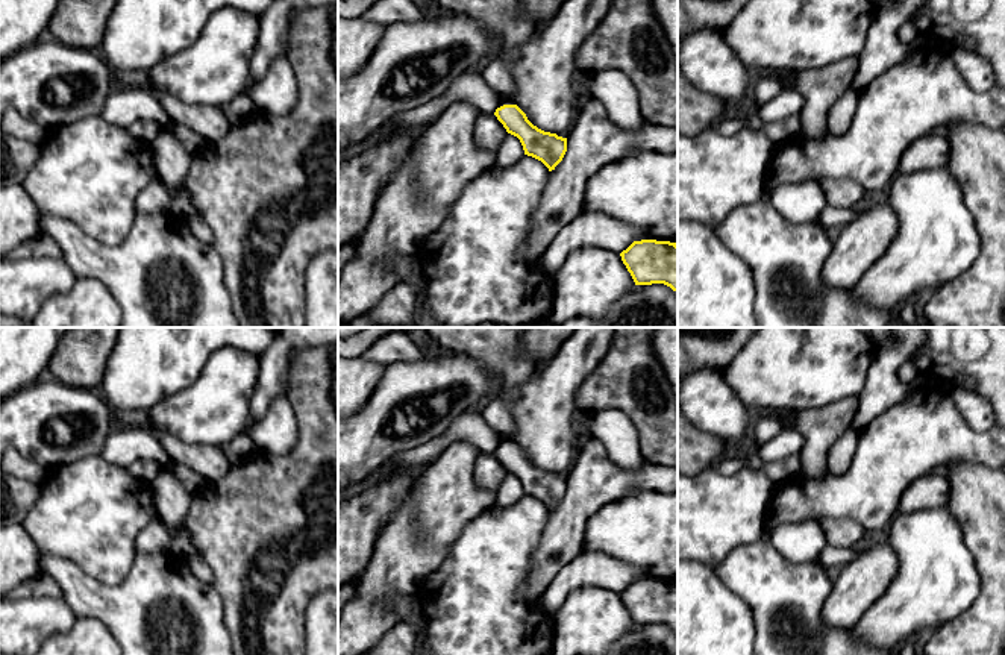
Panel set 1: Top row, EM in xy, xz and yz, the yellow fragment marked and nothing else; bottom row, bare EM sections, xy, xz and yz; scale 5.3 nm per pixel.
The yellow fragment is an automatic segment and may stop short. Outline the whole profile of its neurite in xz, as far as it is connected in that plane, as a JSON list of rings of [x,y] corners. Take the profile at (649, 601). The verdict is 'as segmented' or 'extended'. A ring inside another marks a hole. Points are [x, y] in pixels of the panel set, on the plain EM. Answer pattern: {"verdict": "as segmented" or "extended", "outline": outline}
{"verdict": "as segmented", "outline": [[[634,581],[620,593],[635,625],[664,623],[678,632],[678,584],[670,581]]]}

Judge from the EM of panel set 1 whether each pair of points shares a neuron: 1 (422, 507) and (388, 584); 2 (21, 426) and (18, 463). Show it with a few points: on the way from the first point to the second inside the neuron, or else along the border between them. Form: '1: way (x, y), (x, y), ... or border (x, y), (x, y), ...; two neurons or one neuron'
1: way (422, 526), (397, 564); one neuron
2: border (15, 449), (46, 470); two neurons

